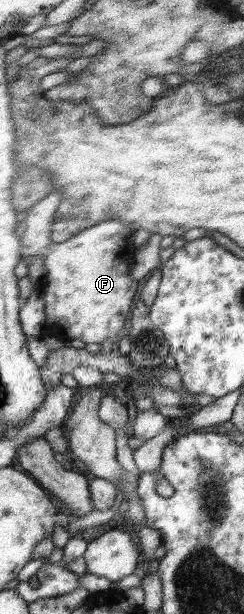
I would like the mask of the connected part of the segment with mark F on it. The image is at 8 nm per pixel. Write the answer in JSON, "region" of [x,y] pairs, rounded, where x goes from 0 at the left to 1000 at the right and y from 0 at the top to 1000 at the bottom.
{"region":[[[217,311],[90,349],[107,371],[82,394],[90,397],[86,419],[168,417],[180,420],[180,433],[193,440],[168,458],[193,518],[176,546],[225,547],[250,555],[307,550],[348,559],[389,557],[393,560],[414,560],[439,550],[484,555],[525,544],[537,510],[557,490],[574,489],[574,472],[594,461],[590,456],[541,453],[541,427],[557,417],[545,383],[557,381],[557,375],[541,375],[541,370],[496,358],[430,358],[324,378],[270,394],[225,397],[209,389],[213,370],[254,334],[254,324],[254,314]]]}

